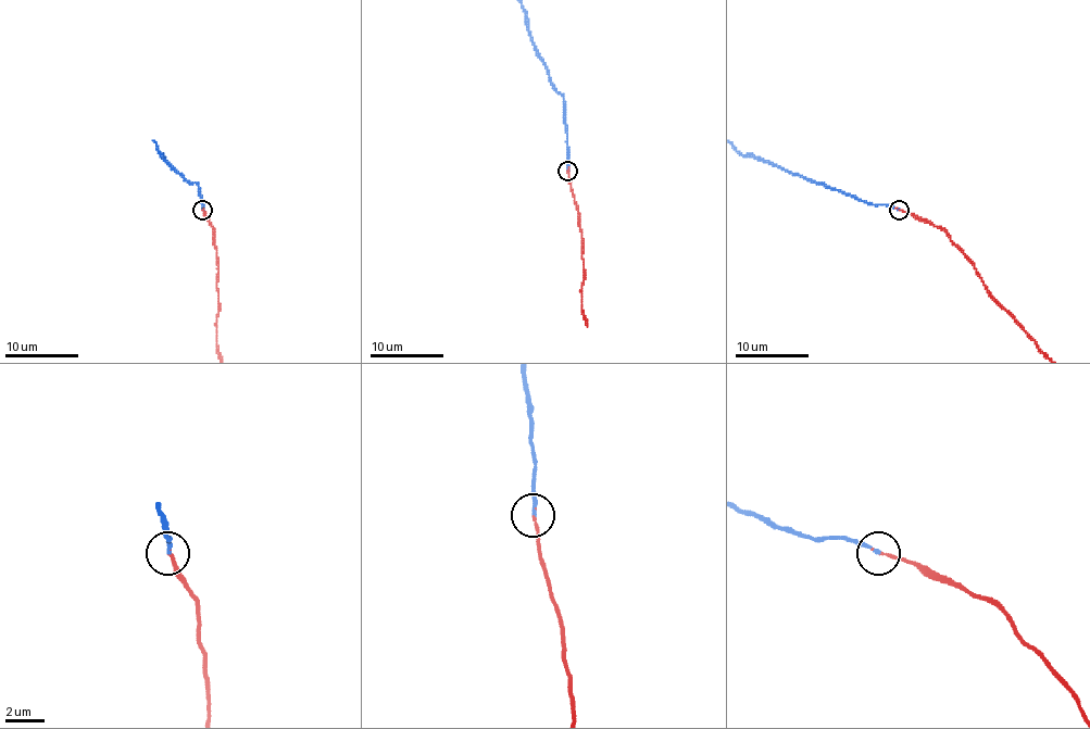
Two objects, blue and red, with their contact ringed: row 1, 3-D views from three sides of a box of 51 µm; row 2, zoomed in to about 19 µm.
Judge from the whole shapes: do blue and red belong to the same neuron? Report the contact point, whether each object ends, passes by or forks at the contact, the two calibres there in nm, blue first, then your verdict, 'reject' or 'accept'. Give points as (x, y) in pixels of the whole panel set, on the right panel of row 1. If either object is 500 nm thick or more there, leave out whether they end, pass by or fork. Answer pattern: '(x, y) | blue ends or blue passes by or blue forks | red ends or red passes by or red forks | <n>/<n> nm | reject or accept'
(899, 210) | blue ends | red ends | 180/120 nm | accept

